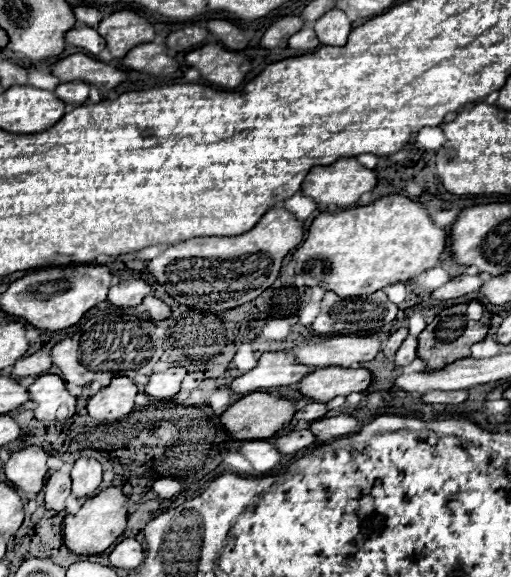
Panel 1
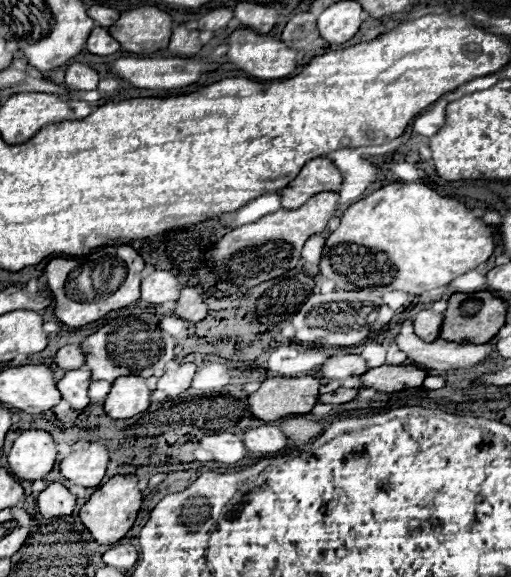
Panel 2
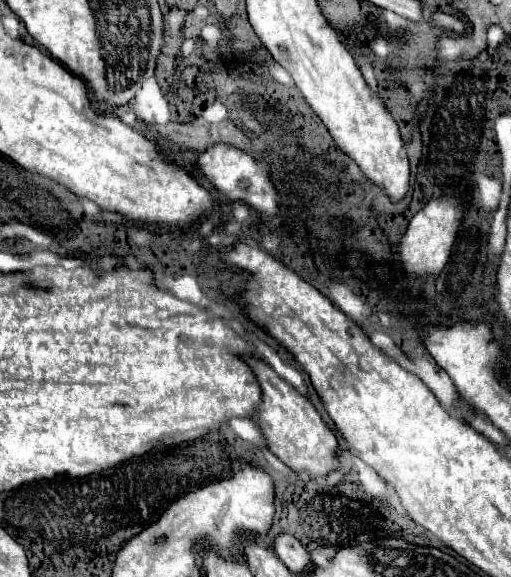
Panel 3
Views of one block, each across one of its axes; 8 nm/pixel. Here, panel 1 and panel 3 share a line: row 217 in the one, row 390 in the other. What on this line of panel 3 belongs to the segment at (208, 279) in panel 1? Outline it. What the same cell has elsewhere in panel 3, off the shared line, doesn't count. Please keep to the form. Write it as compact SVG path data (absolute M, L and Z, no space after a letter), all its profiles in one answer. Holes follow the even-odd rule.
M246 358L252 366L258 382L262 386L262 404L258 408L258 424L264 432L268 448L294 472L308 474L312 478L328 476L336 470L336 460L340 456L338 438L330 430L330 426L320 418L316 408L300 396L288 382L284 382L266 362L256 358Z

